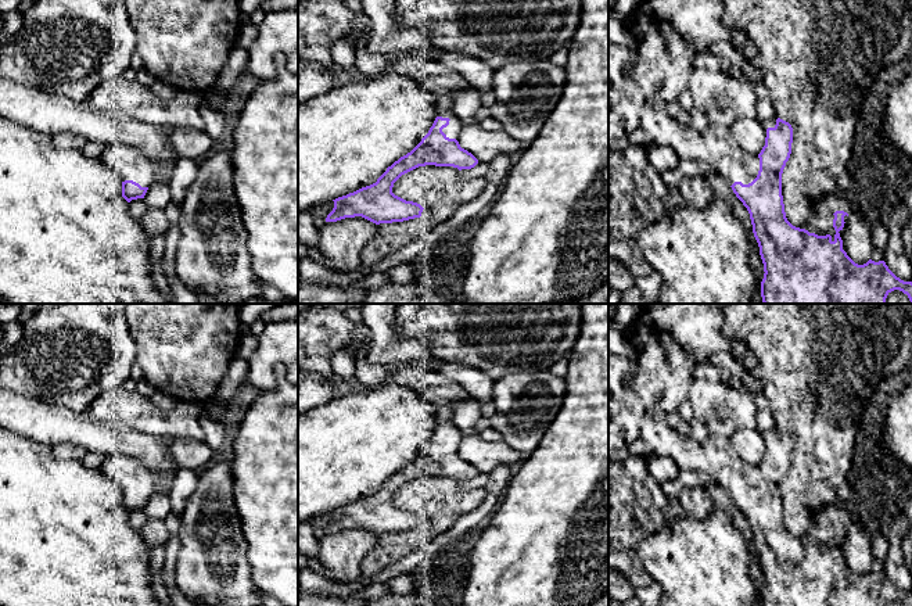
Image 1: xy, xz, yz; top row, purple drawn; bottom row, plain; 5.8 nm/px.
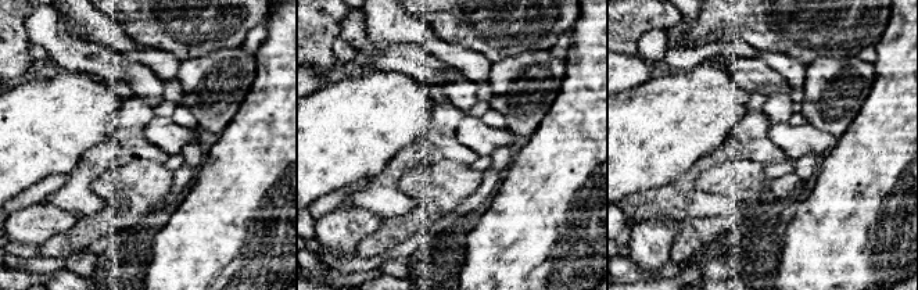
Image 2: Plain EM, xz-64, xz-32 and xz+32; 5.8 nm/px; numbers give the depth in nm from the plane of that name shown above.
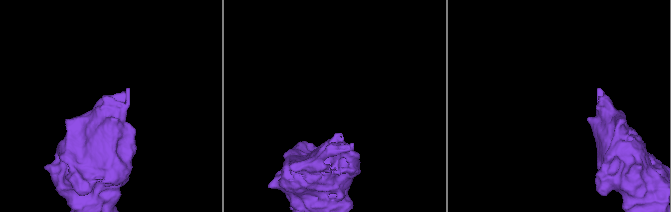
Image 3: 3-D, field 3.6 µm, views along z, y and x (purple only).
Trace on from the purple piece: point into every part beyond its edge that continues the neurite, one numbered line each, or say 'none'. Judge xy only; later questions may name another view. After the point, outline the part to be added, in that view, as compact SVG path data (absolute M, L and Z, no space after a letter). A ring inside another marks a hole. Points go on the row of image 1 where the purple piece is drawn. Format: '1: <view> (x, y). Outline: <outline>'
1: xy (129, 162). Outline: M108 144L101 159L118 173L122 182L133 180L141 187L150 187L154 183L151 162L133 146Z

